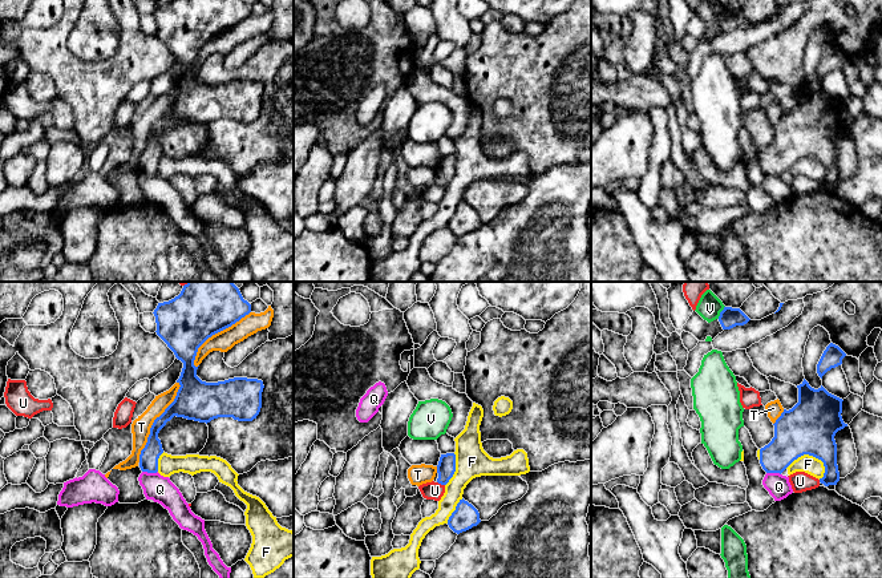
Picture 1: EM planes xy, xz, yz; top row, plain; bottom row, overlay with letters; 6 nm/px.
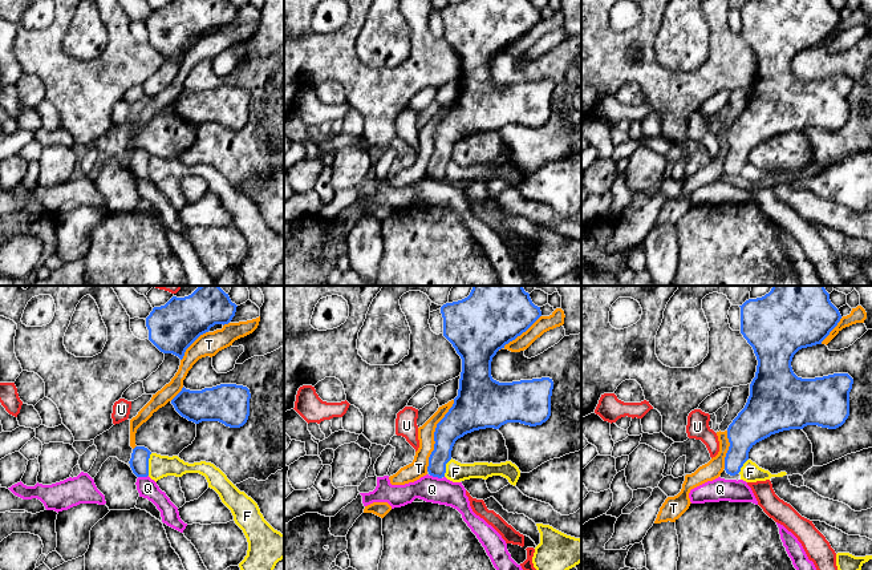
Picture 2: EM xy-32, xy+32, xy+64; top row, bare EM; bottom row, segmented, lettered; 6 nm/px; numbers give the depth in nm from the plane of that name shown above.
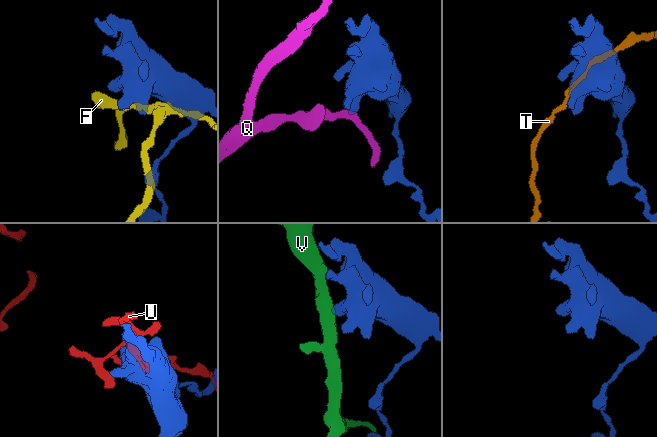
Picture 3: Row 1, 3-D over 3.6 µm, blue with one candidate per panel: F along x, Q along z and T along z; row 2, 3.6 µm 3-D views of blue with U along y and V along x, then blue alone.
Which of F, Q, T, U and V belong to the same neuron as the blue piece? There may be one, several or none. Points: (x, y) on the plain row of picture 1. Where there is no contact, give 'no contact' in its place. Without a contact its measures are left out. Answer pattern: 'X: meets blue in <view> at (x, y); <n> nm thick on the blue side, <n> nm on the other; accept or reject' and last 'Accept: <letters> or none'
F: meets blue in yz at (809, 157); 320 nm thick on the blue side, 110 nm on the other; reject
Q: meets blue in xy at (150, 174); 120 nm thick on the blue side, 160 nm on the other; reject
T: meets blue in xy at (154, 124); 200 nm thick on the blue side, 110 nm on the other; reject
U: meets blue in xz at (441, 186); 110 nm thick on the blue side, 110 nm on the other; reject
V: meets blue in yz at (720, 15); 120 nm thick on the blue side, 140 nm on the other; reject
Accept: none

